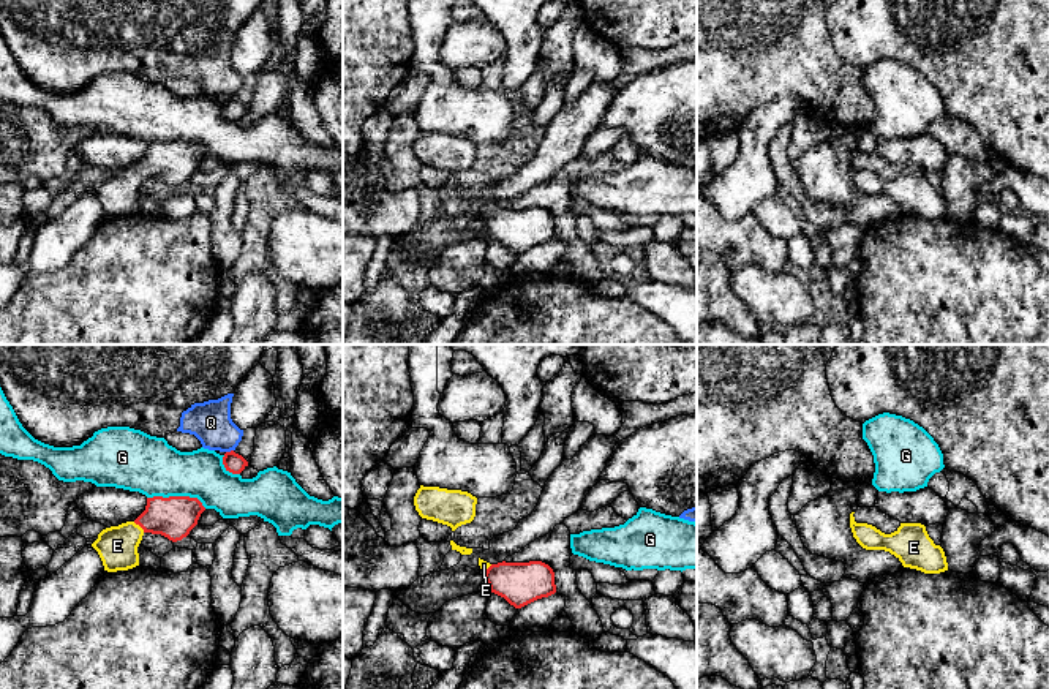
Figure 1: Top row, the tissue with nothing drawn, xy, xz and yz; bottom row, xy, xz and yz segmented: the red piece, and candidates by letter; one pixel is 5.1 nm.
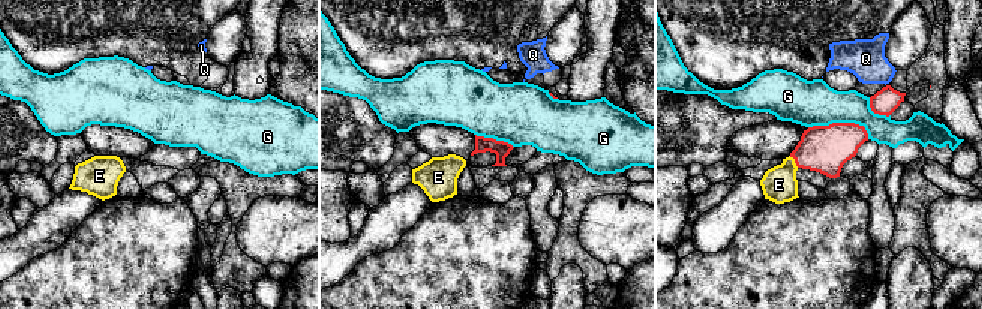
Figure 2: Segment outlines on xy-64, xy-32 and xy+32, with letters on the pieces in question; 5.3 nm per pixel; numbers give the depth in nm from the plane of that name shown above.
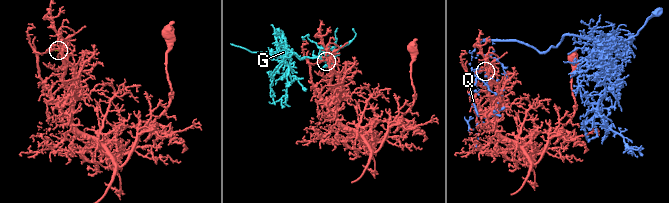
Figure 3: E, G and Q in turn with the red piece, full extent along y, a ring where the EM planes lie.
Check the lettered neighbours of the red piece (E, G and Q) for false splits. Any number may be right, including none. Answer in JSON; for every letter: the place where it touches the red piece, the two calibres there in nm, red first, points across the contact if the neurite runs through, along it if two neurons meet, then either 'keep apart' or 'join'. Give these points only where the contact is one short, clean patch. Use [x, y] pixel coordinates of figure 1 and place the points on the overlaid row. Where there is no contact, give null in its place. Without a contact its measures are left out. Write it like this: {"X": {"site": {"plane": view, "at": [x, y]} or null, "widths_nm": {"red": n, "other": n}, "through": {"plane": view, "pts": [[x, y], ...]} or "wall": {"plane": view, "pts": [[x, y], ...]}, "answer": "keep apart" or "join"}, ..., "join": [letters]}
{"E": {"site": {"plane": "xy", "at": [139, 525]}, "widths_nm": {"red": 220, "other": 200}, "through": {"plane": "xy", "pts": [[174, 517], [158, 517], [139, 525], [117, 545]]}, "answer": "join"}, "G": {"site": {"plane": "xy", "at": [177, 496]}, "widths_nm": {"red": 220, "other": 300}, "wall": {"plane": "xy", "pts": [[147, 496], [195, 496], [206, 508]]}, "answer": "keep apart"}, "Q": {"site": {"plane": "xy", "at": [231, 451]}, "widths_nm": {"red": 100, "other": 220}, "wall": {"plane": "xy", "pts": [[233, 449], [226, 452]]}, "answer": "keep apart"}, "join": ["E"]}

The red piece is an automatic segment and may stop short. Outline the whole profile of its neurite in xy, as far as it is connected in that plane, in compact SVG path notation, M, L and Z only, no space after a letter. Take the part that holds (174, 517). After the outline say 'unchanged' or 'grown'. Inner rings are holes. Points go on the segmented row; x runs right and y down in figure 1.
M147 498L145 510L134 521L103 529L92 547L98 552L104 570L128 570L139 566L137 547L145 533L161 534L172 542L182 540L197 525L204 510L197 498Z | grown

